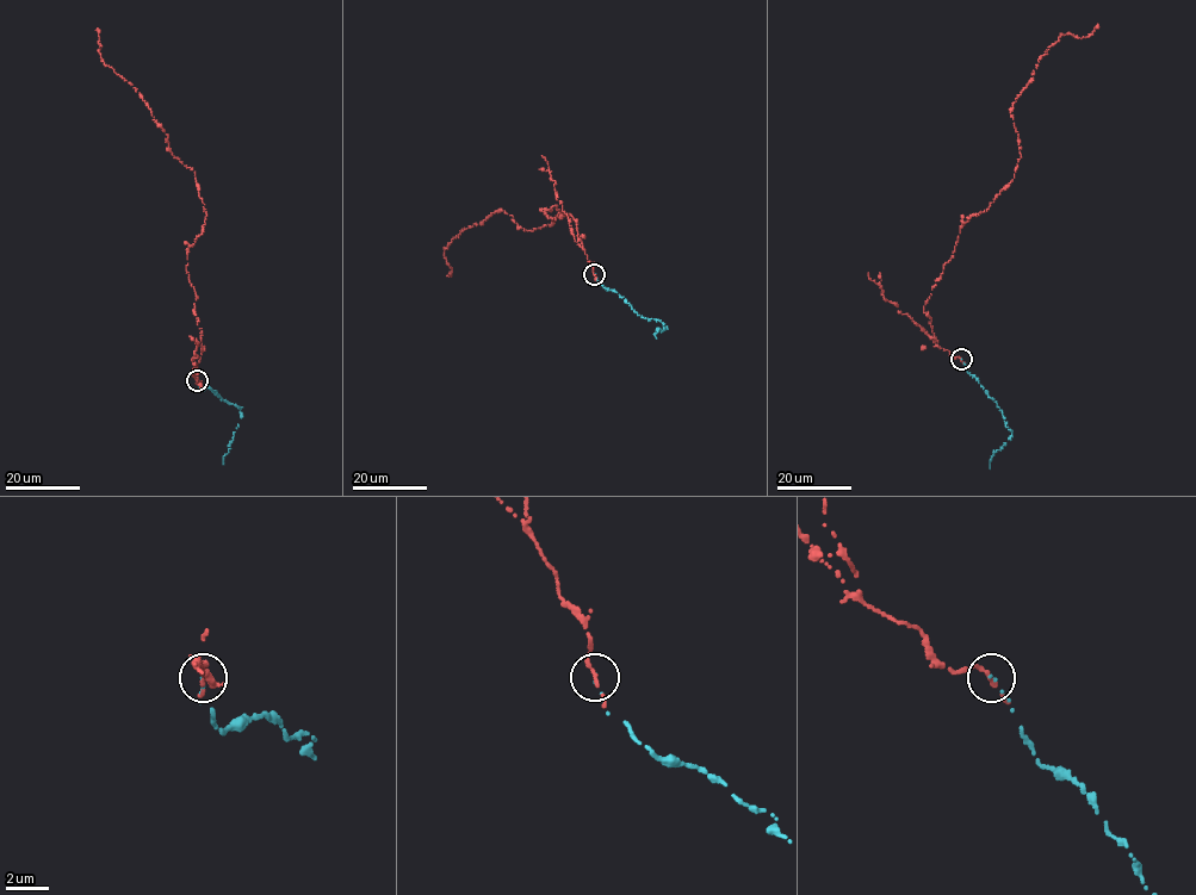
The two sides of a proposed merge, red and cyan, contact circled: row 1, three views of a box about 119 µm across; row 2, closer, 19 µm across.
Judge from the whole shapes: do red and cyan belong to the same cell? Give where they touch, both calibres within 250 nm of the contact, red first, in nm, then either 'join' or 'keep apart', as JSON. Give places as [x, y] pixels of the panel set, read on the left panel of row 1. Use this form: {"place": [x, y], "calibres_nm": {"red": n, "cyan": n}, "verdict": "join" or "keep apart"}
{"place": [197, 380], "calibres_nm": {"red": 180, "cyan": 100}, "verdict": "join"}

